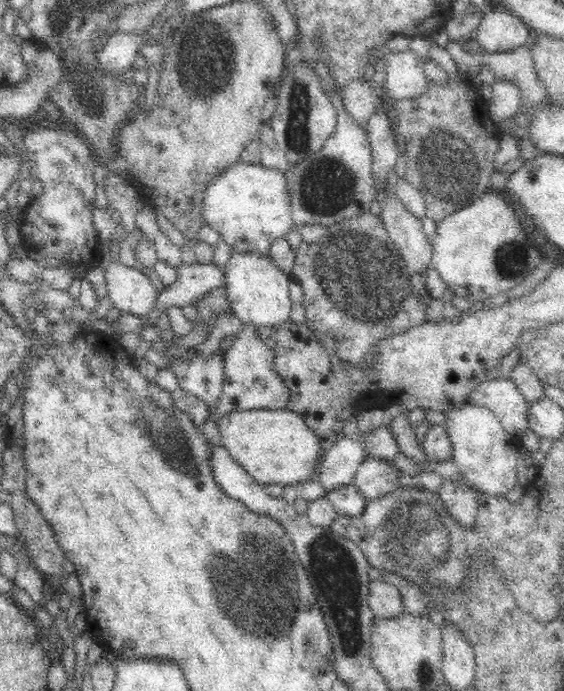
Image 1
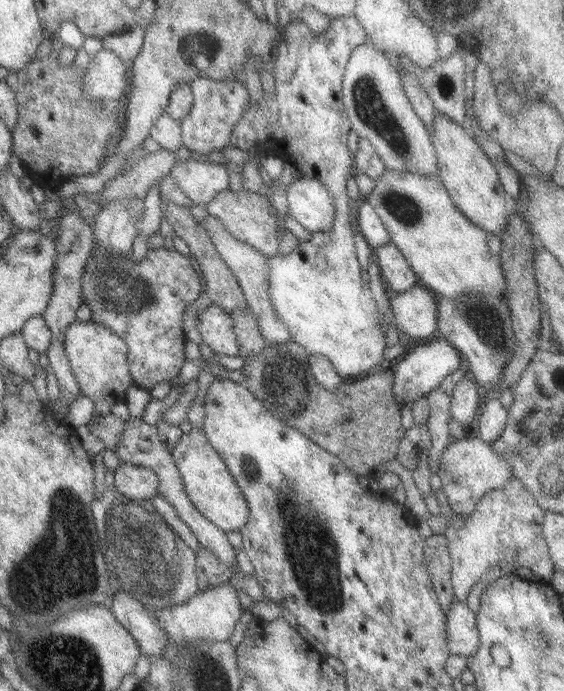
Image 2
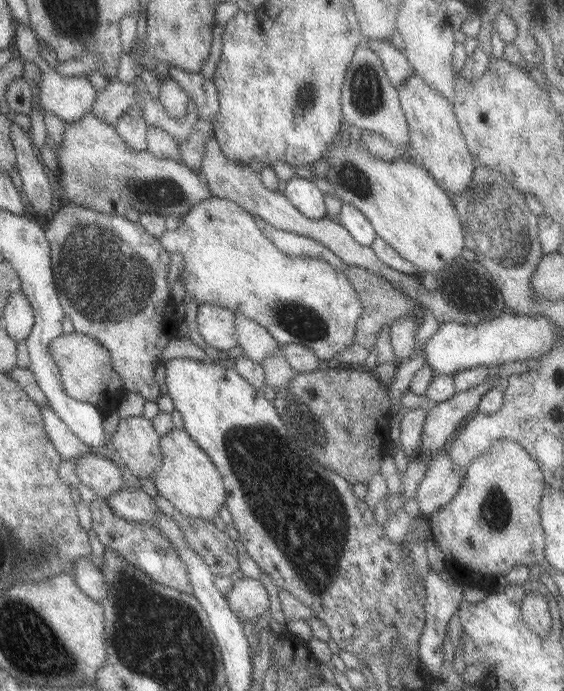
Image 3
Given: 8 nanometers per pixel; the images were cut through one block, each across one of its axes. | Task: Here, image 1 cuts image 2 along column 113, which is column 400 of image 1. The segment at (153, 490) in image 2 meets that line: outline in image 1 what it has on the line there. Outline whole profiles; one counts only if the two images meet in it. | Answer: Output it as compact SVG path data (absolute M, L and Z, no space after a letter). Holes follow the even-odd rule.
M368 460L360 466L354 486L368 500L376 500L382 496L390 496L396 490L402 490L400 484L402 484L402 472L398 466L382 460Z

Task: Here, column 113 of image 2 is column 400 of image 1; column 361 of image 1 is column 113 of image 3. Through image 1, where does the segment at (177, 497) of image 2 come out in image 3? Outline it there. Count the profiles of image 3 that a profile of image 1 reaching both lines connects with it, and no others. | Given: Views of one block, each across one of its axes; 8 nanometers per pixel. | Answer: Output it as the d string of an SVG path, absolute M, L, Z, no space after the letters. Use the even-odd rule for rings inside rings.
M131 416L119 420L117 430L111 434L109 440L133 478L149 480L163 458L159 450L159 438L161 436L157 436L157 432L153 430L151 420L143 416Z

